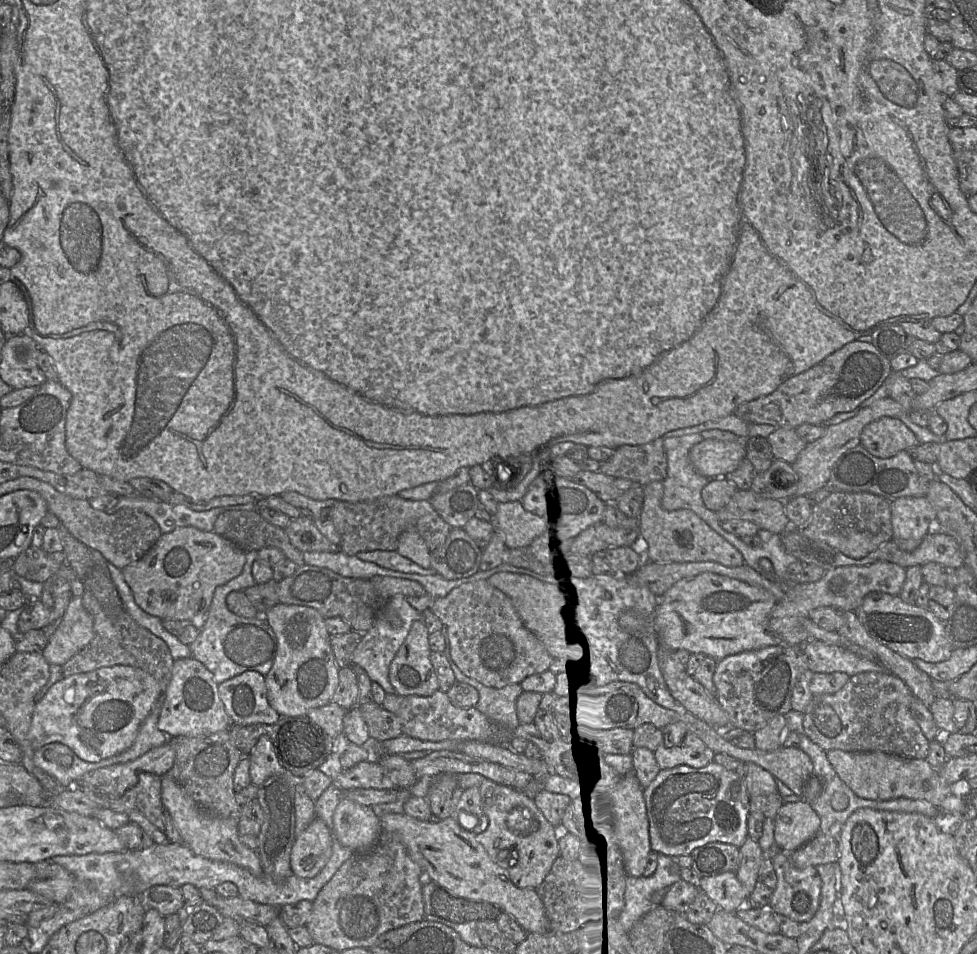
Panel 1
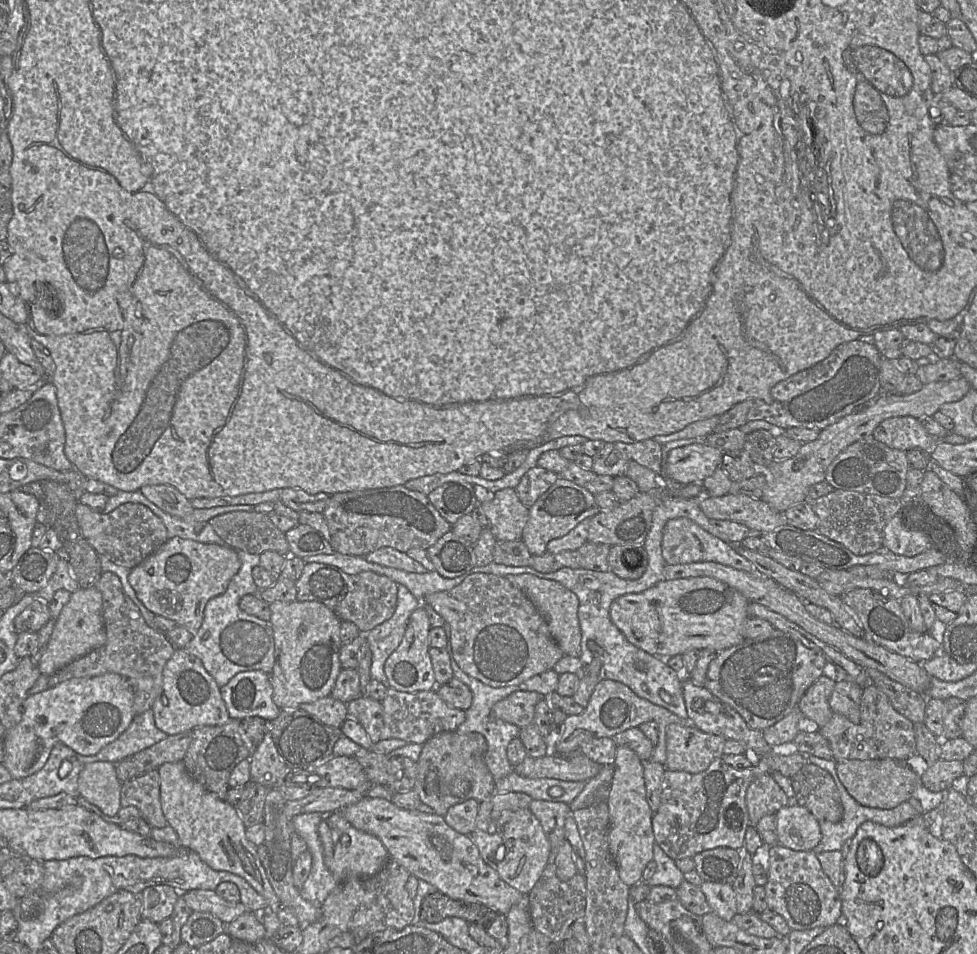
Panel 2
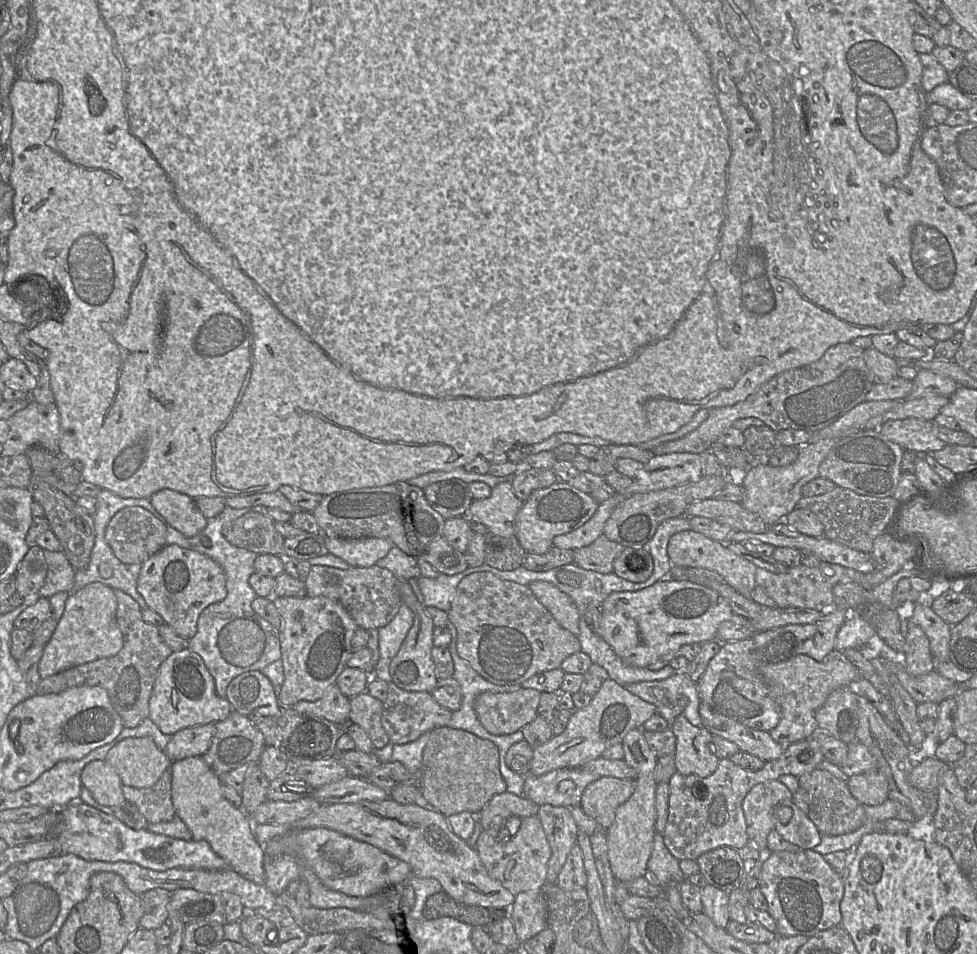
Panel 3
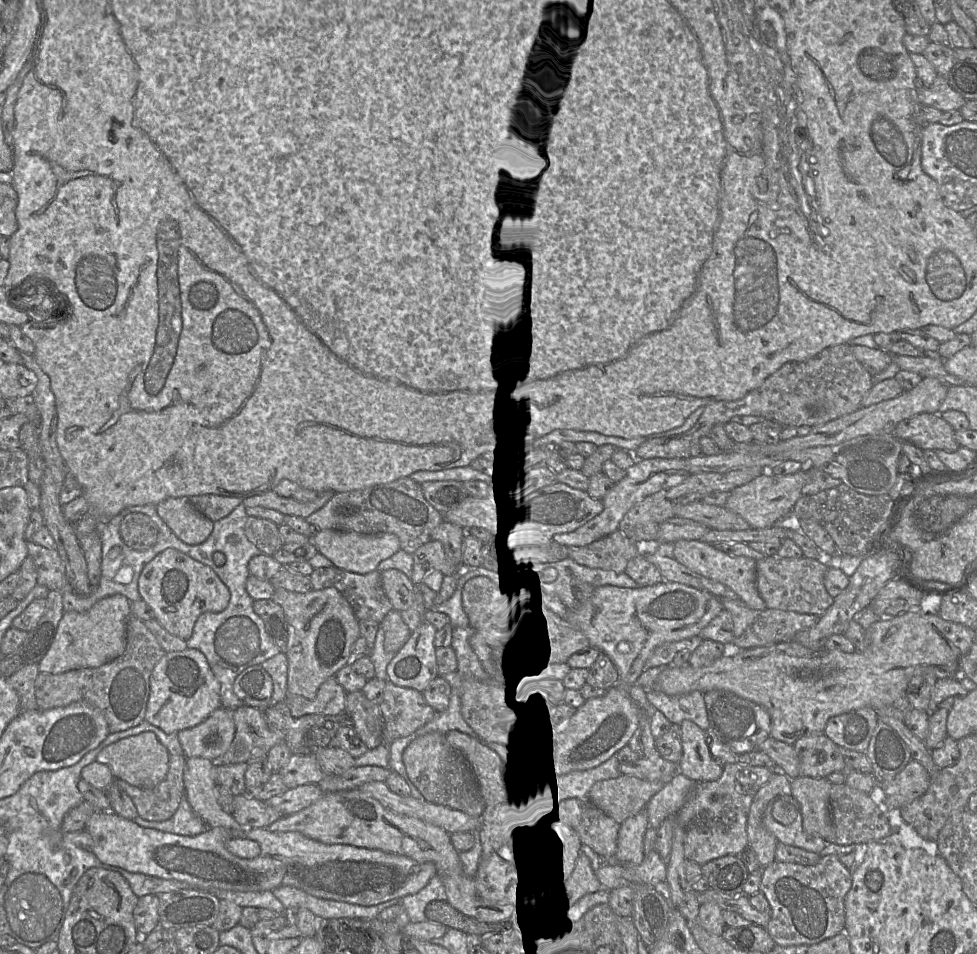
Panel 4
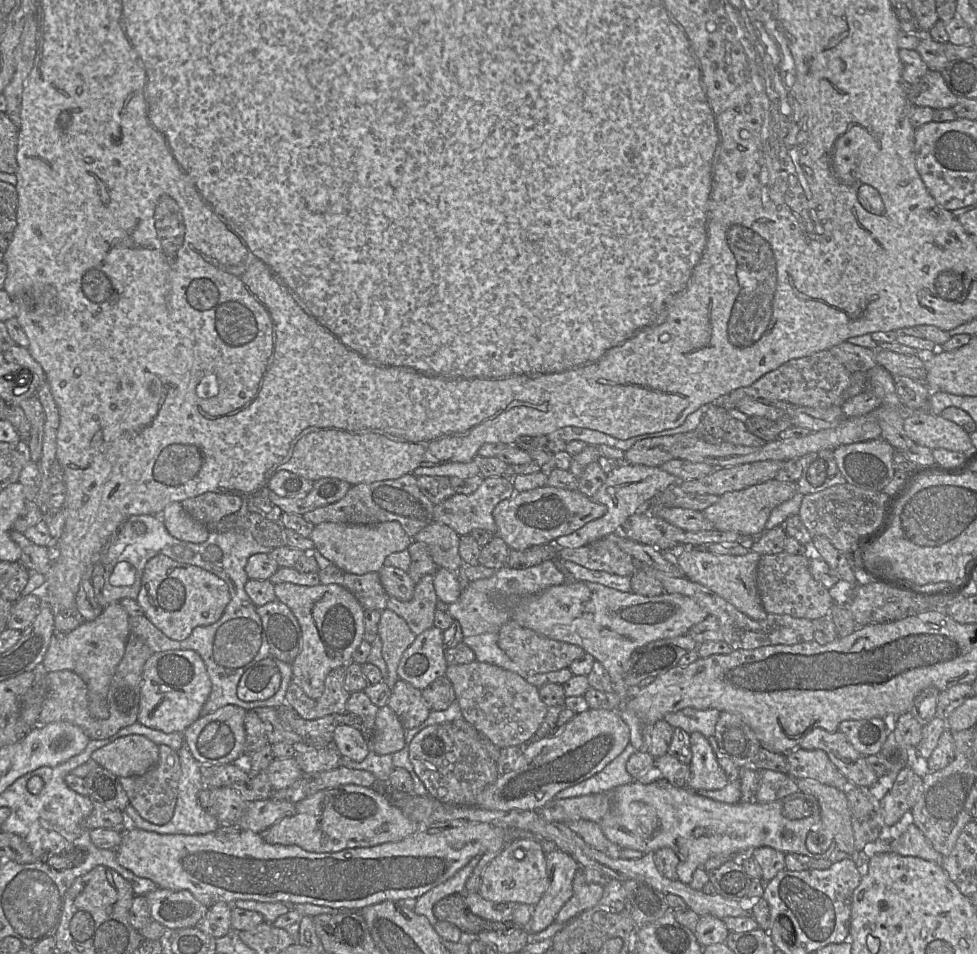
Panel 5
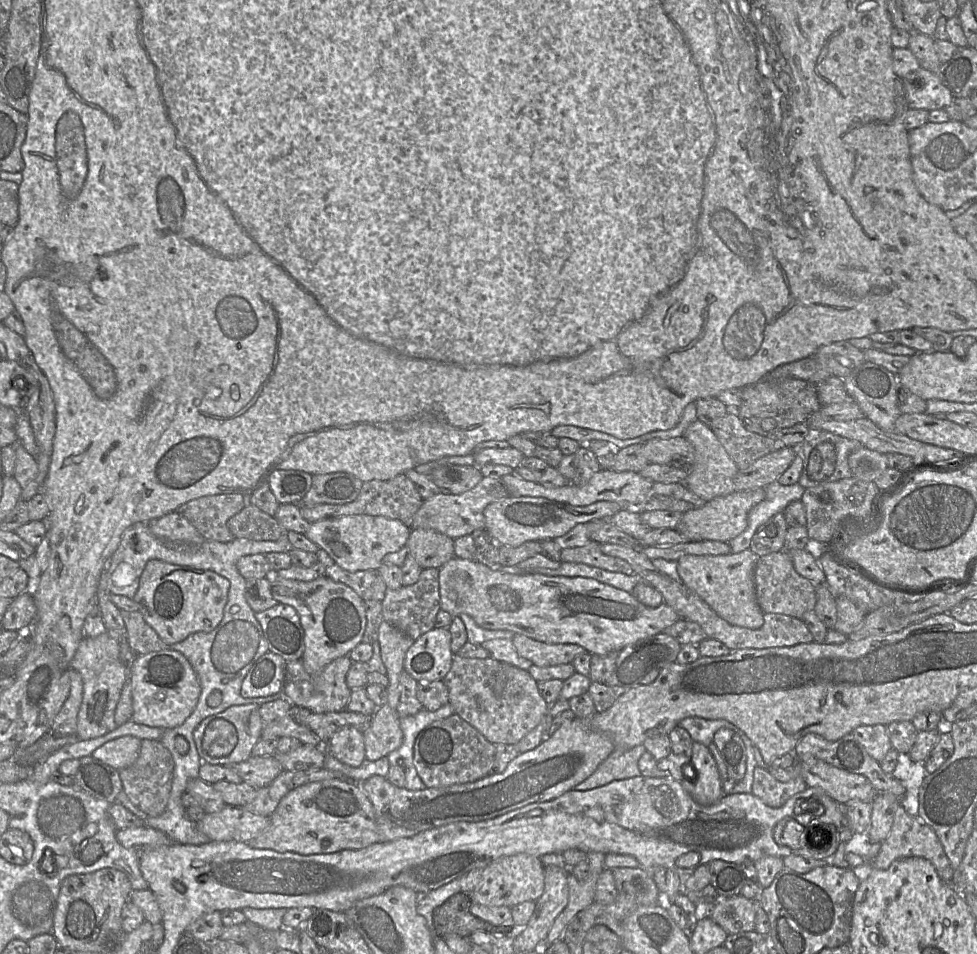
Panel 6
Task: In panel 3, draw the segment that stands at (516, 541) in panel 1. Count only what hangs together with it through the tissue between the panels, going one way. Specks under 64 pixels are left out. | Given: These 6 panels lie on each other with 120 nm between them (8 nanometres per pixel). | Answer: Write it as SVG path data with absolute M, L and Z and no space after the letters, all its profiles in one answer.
M501 482L492 488L488 498L473 500L466 518L486 525L491 535L514 536L516 515L523 503L516 496L511 482Z

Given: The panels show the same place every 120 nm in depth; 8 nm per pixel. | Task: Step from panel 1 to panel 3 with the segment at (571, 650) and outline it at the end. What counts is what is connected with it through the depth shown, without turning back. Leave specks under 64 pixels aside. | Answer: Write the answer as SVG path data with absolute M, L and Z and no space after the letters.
M533 581L528 587L563 628L579 636L579 612L574 601L566 593L546 581Z

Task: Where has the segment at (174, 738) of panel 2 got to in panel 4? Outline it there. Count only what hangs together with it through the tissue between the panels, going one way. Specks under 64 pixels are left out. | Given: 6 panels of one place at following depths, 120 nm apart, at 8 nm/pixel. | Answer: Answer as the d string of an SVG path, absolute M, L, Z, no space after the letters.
M220 707L200 724L180 730L177 734L186 758L216 759L228 750L233 741L233 709Z

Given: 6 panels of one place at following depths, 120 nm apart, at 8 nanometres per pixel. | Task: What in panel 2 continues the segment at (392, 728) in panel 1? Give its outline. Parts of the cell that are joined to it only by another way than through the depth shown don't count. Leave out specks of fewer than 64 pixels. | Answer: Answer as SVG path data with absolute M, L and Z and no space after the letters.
M360 695L347 704L348 716L360 723L373 744L392 738L383 717L381 701Z

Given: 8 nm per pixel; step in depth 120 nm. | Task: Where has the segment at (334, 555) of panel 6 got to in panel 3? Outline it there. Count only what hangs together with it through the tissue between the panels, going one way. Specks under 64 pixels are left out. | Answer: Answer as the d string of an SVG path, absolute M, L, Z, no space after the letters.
M325 538L325 546L351 567L370 567L385 557L394 544L386 538Z

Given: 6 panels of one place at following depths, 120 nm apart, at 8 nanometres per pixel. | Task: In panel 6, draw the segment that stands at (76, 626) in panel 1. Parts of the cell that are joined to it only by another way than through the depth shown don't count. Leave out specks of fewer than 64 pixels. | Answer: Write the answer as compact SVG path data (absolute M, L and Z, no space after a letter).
M108 632L96 637L84 637L70 665L83 681L83 702L78 713L76 737L90 740L110 733L117 728L114 714L127 677L127 667L121 660L118 641Z

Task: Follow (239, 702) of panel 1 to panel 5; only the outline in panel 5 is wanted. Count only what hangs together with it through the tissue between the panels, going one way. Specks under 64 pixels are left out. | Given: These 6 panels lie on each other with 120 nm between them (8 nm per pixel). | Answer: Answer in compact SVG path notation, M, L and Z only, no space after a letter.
M272 657L256 662L242 675L237 686L237 697L245 702L272 697L281 684L281 674Z

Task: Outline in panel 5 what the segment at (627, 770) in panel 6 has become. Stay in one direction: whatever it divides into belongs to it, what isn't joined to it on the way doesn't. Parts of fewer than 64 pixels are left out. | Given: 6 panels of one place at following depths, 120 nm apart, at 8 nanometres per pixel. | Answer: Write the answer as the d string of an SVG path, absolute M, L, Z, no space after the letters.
M630 743L623 752L594 776L556 794L555 799L567 799L590 794L610 792L614 788L633 782L635 779L627 772L626 764L637 750Z

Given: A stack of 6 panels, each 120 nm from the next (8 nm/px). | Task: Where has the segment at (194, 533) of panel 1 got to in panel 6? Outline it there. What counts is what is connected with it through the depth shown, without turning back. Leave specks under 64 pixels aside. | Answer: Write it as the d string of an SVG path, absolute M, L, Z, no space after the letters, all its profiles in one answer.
M151 559L141 573L133 599L145 621L165 643L173 645L194 632L210 632L219 625L229 588L228 579L214 571Z

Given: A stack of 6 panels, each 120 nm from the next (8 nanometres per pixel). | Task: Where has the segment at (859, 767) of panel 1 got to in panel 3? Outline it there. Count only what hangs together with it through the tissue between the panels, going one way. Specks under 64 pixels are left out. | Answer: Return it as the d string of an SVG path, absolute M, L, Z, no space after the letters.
M879 768L847 778L851 794L862 805L878 806L889 798L888 782Z

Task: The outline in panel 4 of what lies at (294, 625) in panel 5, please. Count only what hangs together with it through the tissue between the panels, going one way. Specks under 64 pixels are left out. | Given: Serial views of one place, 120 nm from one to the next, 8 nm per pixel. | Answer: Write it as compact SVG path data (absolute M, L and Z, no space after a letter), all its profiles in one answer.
M273 599L255 600L254 612L264 621L268 634L282 653L287 652L290 636L290 624L283 608Z

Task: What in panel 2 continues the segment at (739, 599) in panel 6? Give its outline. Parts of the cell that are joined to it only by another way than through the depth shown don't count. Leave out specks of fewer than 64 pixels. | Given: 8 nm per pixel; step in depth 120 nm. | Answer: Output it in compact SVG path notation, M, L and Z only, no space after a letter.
M679 517L665 524L661 542L662 556L667 564L687 564L711 561L745 572L756 570L749 560L741 556L729 543L713 536L692 520Z

